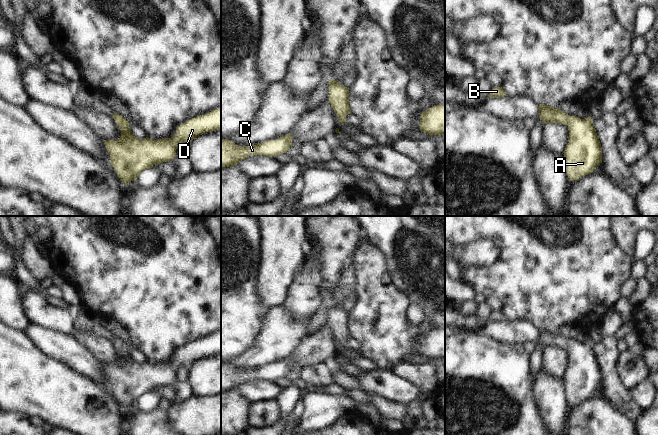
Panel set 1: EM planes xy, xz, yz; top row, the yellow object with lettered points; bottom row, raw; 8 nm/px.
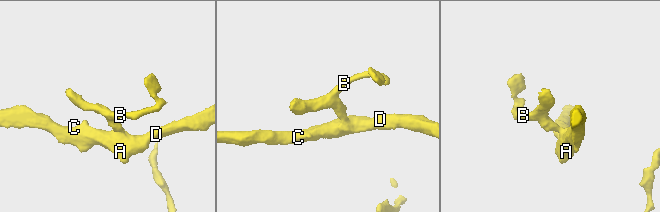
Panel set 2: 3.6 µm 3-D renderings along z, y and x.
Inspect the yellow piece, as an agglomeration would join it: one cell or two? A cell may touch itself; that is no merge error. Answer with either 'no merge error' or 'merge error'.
no merge error

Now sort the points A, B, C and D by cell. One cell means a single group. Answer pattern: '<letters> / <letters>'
A B C D

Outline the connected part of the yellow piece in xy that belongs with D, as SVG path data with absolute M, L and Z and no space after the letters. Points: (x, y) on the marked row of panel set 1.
M221 107L194 117L177 127L171 138L153 140L149 137L138 139L131 133L129 123L123 116L112 116L121 130L121 137L115 140L103 140L110 154L110 162L123 184L136 180L145 169L176 157L179 143L190 143L195 137L221 129Z

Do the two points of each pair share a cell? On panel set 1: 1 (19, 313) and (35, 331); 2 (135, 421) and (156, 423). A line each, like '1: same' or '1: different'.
1: different
2: same

